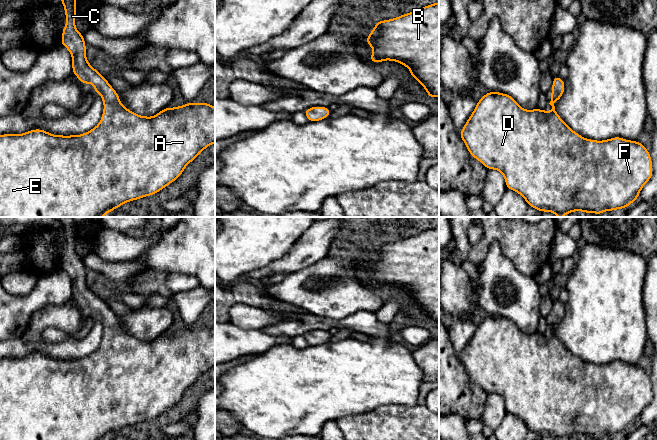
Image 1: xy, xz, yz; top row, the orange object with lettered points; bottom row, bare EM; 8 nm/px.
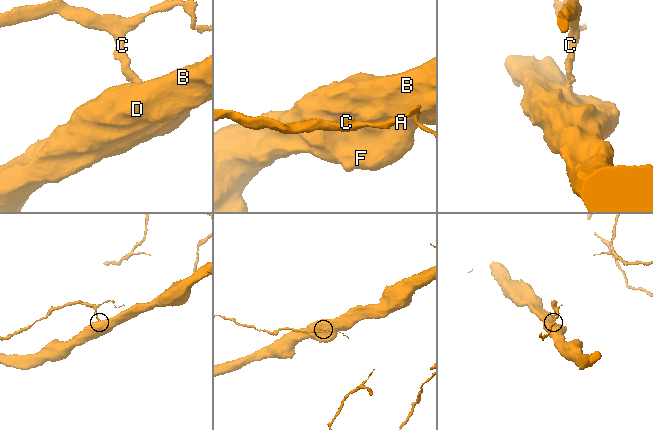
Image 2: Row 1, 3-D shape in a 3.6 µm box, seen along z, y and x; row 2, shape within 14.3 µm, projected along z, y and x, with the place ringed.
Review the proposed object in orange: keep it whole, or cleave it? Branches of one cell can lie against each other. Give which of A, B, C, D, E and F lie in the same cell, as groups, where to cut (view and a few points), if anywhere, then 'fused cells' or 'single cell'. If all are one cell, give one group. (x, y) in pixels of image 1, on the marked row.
A B C D E F | no cut | single cell

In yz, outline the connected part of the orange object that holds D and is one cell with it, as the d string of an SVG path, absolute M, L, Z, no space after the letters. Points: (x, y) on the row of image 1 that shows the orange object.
M558 75L553 77L553 84L551 87L551 101L549 103L552 106L552 110L549 113L546 112L545 109L541 110L539 108L525 110L516 102L512 96L501 92L488 91L479 101L477 101L475 109L473 110L471 116L468 118L462 130L459 132L459 135L464 141L466 148L472 157L480 161L487 170L494 169L501 172L504 176L506 188L519 193L525 199L529 207L535 208L539 212L548 211L554 213L558 217L563 217L564 215L574 211L582 211L585 214L594 213L601 215L604 211L610 212L617 209L625 209L638 199L643 186L652 178L653 167L650 152L639 141L631 141L618 136L608 140L597 141L592 139L585 139L580 134L573 131L565 123L565 121L559 117L554 106L554 103L560 100L564 93L564 82L565 81Z

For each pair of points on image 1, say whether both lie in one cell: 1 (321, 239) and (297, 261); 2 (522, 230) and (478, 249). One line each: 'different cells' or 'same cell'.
1: same cell
2: same cell

